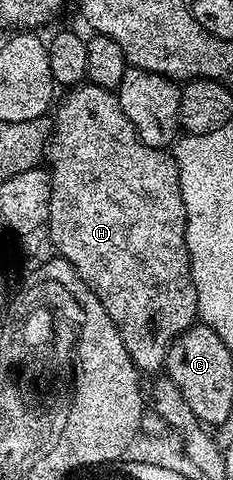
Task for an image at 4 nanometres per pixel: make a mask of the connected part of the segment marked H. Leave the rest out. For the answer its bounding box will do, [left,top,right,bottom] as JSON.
[47,82,199,373]

